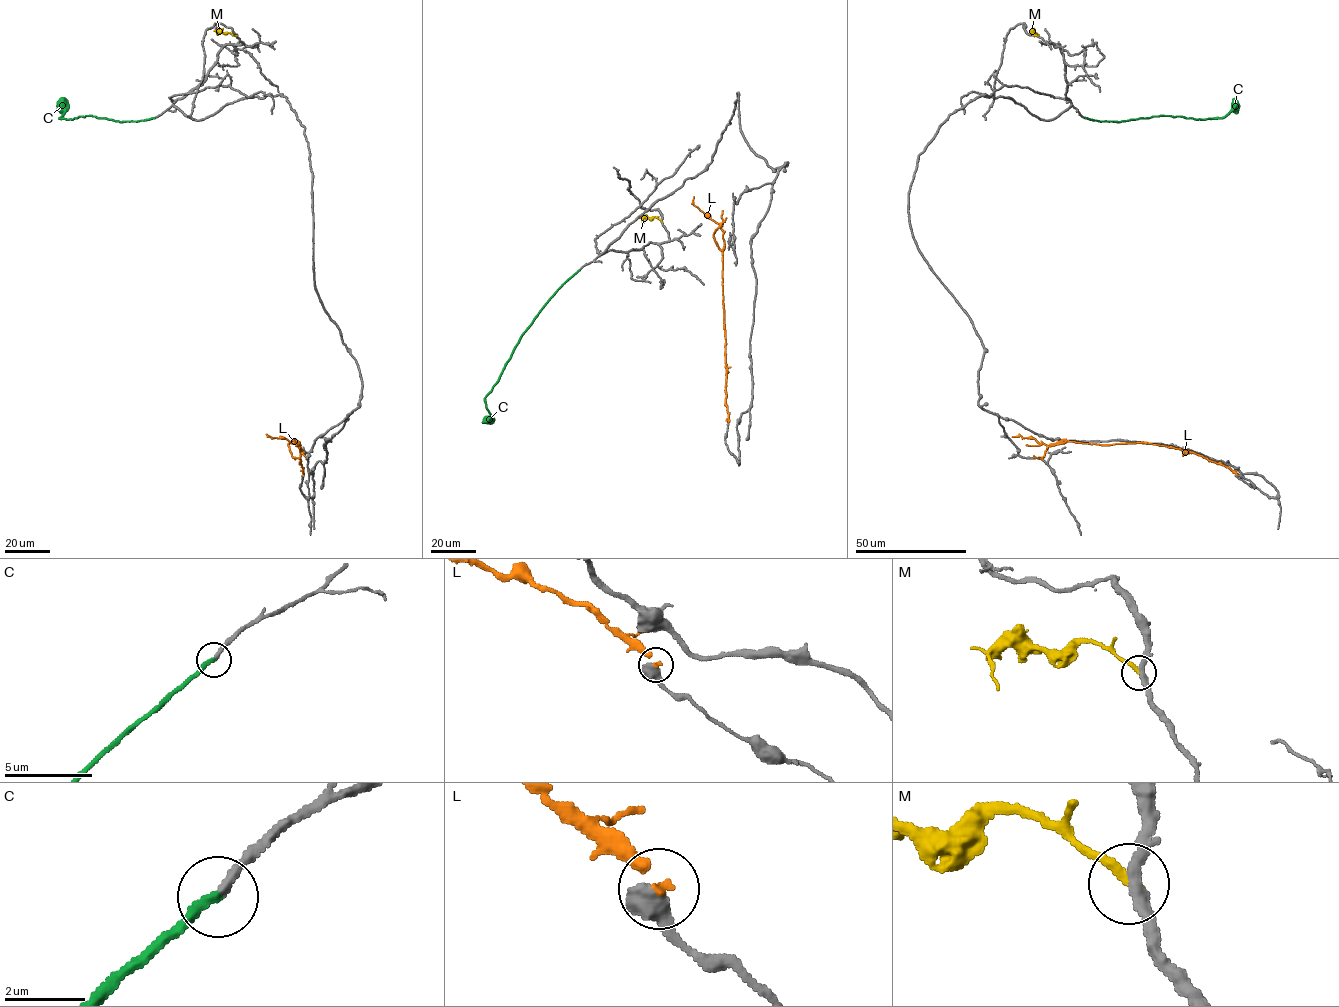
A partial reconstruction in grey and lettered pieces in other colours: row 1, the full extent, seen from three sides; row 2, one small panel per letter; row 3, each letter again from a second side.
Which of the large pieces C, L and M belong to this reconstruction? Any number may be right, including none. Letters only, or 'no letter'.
C

